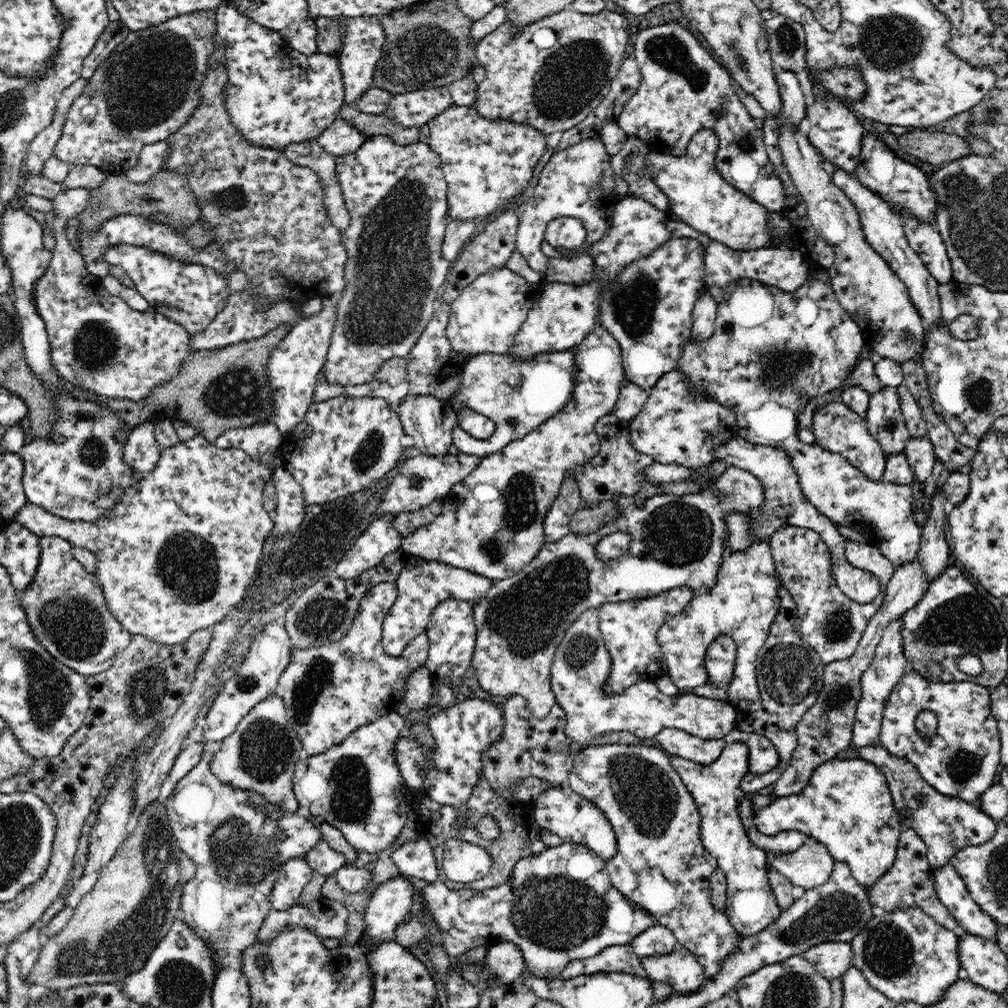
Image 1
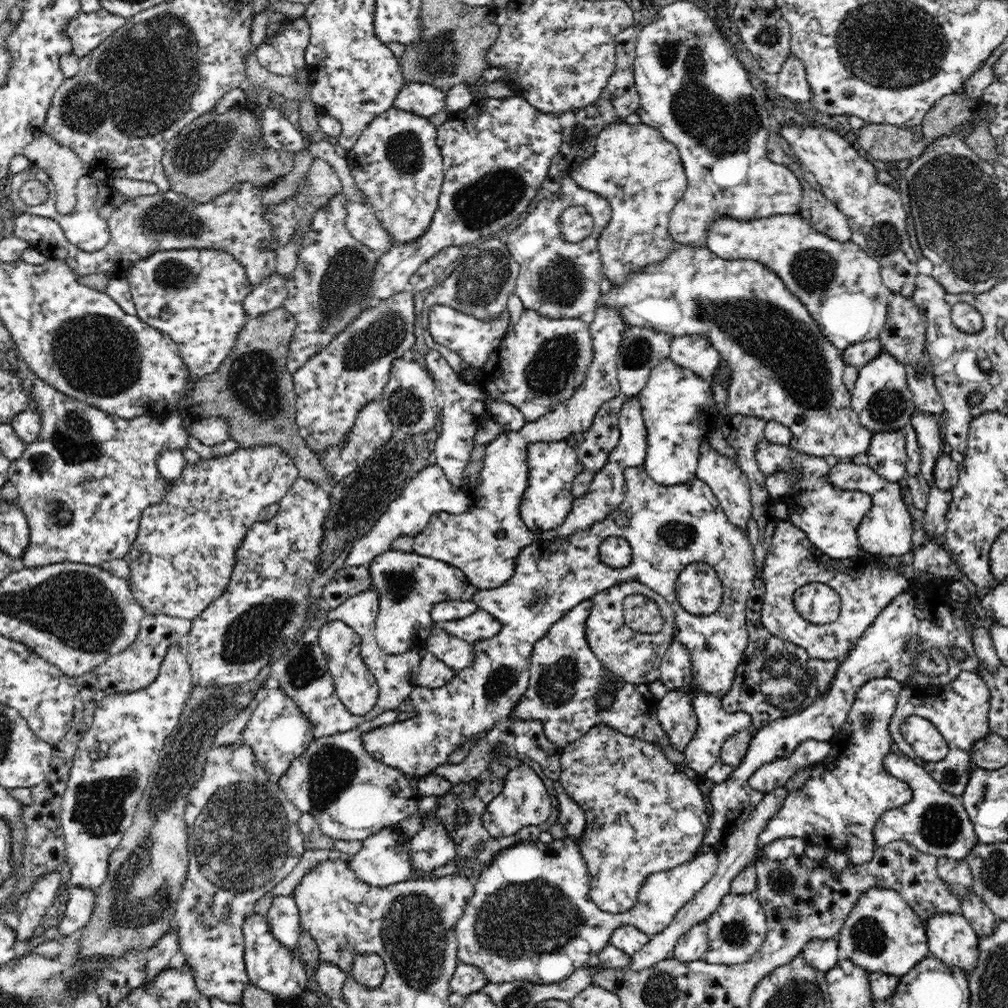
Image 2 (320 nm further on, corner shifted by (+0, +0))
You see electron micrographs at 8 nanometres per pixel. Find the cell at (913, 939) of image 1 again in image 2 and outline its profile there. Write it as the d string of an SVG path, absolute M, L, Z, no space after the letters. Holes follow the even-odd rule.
M873 888L862 893L848 914L844 928L838 933L838 958L848 959L868 973L880 973L903 977L929 952L925 923L914 913L913 908L892 889Z

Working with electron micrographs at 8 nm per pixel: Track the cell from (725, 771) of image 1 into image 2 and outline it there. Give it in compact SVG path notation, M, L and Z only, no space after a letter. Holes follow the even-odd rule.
M728 892L706 922L709 930L705 961L715 965L730 966L748 962L760 950L768 934L766 914L754 893Z

